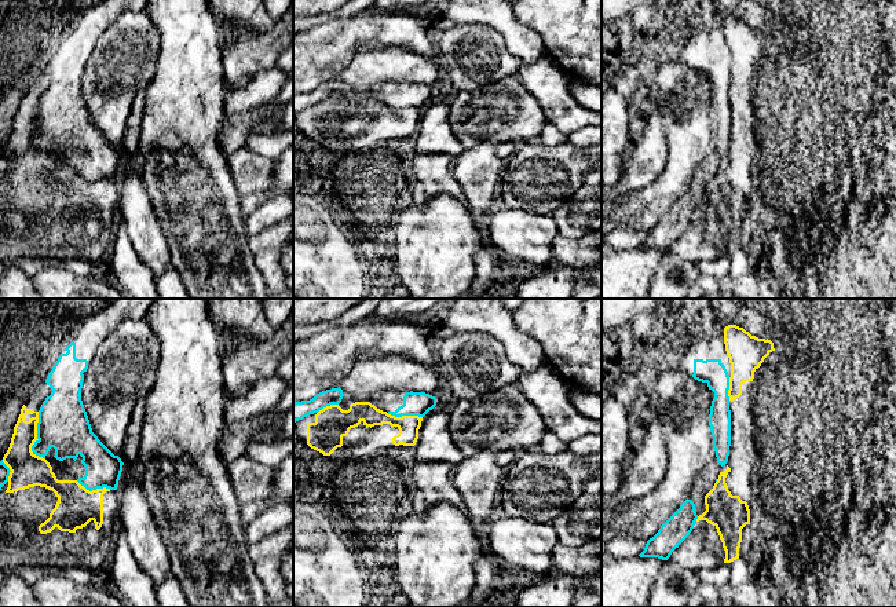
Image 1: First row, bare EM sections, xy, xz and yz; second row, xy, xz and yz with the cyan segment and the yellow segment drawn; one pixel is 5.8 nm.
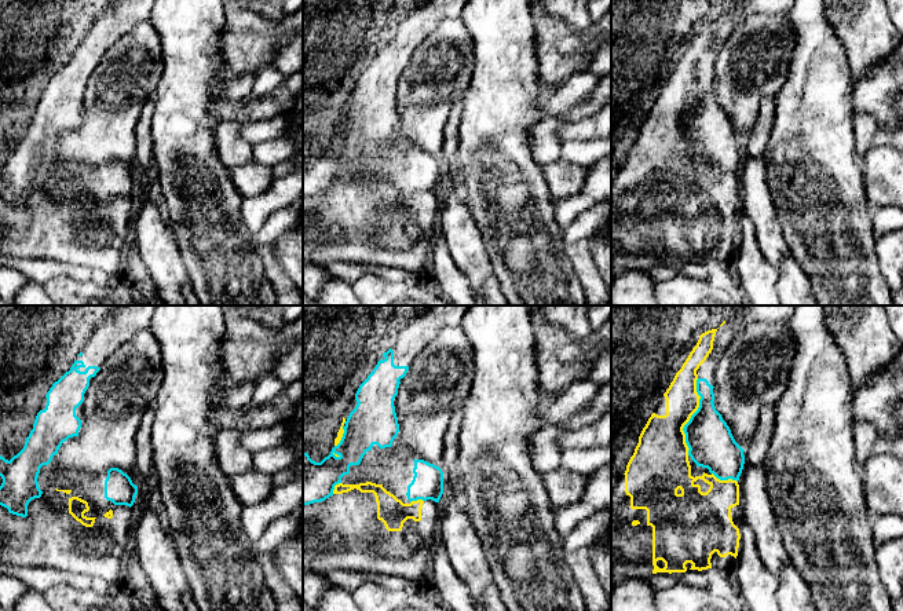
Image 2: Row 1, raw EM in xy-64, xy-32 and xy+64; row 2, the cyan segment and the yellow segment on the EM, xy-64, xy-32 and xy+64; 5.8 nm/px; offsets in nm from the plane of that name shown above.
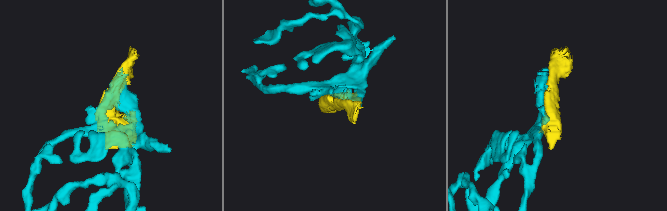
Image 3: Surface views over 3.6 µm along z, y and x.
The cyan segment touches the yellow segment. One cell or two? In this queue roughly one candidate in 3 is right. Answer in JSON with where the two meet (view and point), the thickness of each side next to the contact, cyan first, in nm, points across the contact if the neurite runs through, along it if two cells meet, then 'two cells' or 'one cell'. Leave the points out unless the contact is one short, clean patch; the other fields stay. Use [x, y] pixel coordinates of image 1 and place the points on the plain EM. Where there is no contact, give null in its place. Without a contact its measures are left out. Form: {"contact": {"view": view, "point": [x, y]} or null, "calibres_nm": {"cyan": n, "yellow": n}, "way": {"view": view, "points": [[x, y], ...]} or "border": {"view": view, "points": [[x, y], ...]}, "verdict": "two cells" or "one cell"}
{"contact": {"view": "xy", "point": [37, 130]}, "calibres_nm": {"cyan": 300, "yellow": 200}, "verdict": "two cells"}

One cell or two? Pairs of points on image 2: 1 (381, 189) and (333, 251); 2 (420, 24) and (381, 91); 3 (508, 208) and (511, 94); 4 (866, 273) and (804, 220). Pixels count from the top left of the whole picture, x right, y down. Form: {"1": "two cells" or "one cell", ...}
{"1": "one cell", "2": "one cell", "3": "one cell", "4": "one cell"}

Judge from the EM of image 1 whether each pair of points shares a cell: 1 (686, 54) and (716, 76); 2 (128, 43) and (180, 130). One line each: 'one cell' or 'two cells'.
1: one cell
2: two cells

